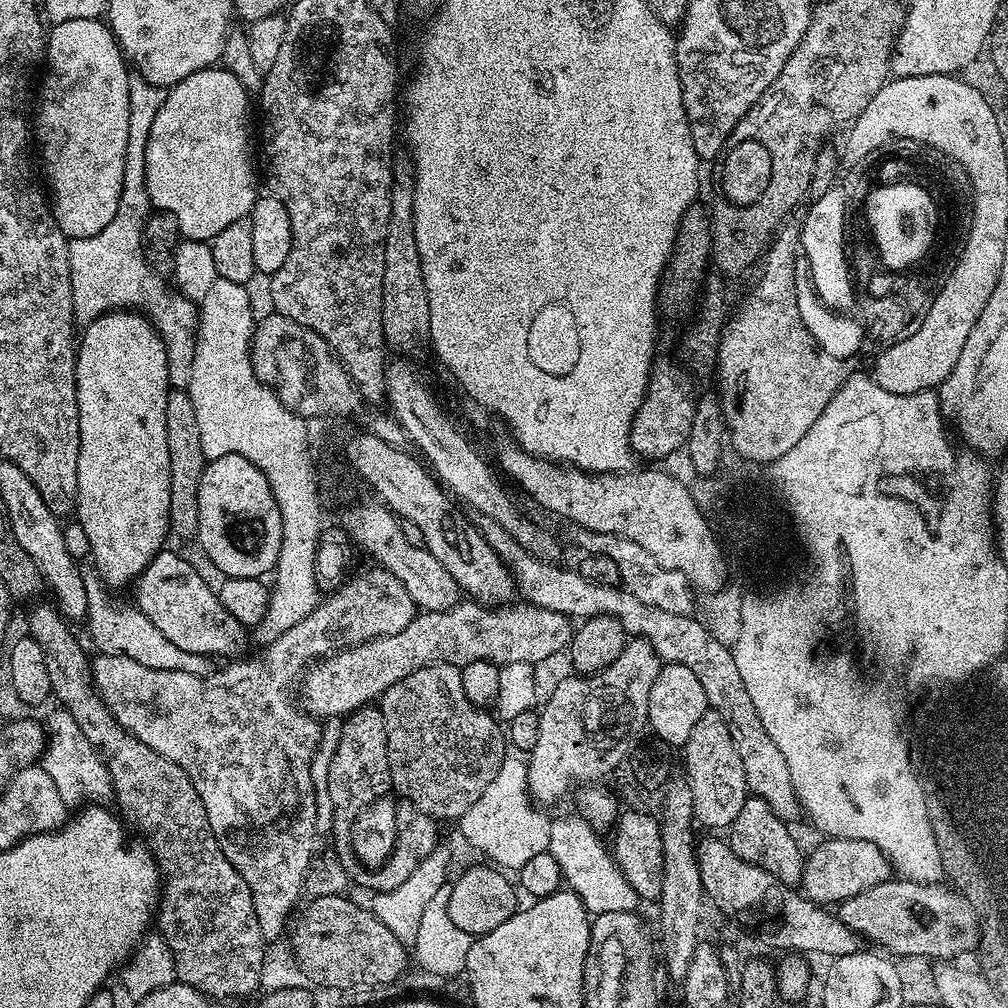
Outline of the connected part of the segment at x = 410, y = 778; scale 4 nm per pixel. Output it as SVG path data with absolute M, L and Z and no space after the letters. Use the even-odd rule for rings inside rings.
M431 664L422 670L414 670L414 674L406 674L406 678L402 678L402 682L394 682L394 686L390 686L384 691L384 695L378 701L378 707L386 722L386 746L390 762L390 778L396 795L403 796L419 812L431 816L437 822L443 822L443 820L459 821L460 817L466 814L466 810L470 810L470 806L474 806L474 802L478 802L478 798L482 798L482 790L486 790L486 786L490 786L490 782L494 782L494 774L498 774L498 770L502 766L506 755L506 749L504 749L504 744L506 748L506 732L501 721L491 711L472 704L470 698L466 698L466 690L462 690L460 668L454 664Z

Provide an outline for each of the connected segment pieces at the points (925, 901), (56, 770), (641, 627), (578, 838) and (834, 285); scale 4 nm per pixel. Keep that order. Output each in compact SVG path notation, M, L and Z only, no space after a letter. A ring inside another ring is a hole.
M893 878L858 894L849 900L842 900L838 905L838 915L850 930L854 930L865 941L873 940L885 948L885 953L893 957L925 956L937 958L936 956L964 956L967 952L977 950L982 940L982 927L976 921L976 912L972 904L964 900L965 893L952 886L943 883L920 884L917 880L905 880Z
M54 708L49 714L46 719L46 742L40 764L53 779L64 805L80 808L86 805L104 806L113 801L115 792L108 767L68 711Z
M489 523L487 527L483 529L483 534L488 539L488 545L504 561L512 577L516 579L519 595L524 595L523 599L529 605L554 610L569 618L613 616L623 626L625 633L647 640L661 661L690 666L690 670L698 674L702 690L706 690L709 705L728 721L734 746L738 746L738 758L742 758L742 770L746 770L749 793L766 801L770 810L774 810L774 814L778 814L785 822L792 822L796 815L801 815L802 809L796 799L786 758L782 758L778 746L774 746L774 742L770 742L770 734L766 734L750 700L750 694L743 684L742 674L734 662L731 647L718 642L714 634L691 615L679 616L666 610L651 608L638 602L638 598L634 598L634 594L627 592L623 586L611 588L586 582L579 570L566 572L562 568L554 568L556 566L553 563L539 556L531 556L517 540L506 534L506 530L502 530L502 526Z
M579 814L560 816L551 821L549 854L558 862L560 873L565 885L584 904L584 908L593 917L611 912L636 912L642 897L636 893L634 886L626 882L616 861L612 859L611 851L602 841L601 833L595 832Z
M835 184L821 200L808 206L800 227L801 253L810 261L810 278L816 293L825 306L839 312L850 310L856 291L845 252L844 222L849 206L844 186Z

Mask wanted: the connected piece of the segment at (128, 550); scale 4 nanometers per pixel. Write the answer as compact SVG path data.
M117 310L87 321L84 337L81 335L76 350L76 405L80 423L80 449L78 450L78 494L76 495L75 515L80 515L80 528L92 547L90 560L96 564L101 578L109 589L116 590L123 584L131 585L140 571L165 547L164 539L169 539L170 529L170 450L166 447L166 398L170 391L168 375L168 351L155 326L147 316L135 310Z

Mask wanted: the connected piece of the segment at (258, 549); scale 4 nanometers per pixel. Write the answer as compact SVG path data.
M226 454L204 465L202 482L198 486L198 530L195 539L208 555L208 560L225 577L234 579L264 578L271 573L282 550L282 514L280 501L272 493L272 481L266 478L264 469L255 460L242 458L242 454Z

